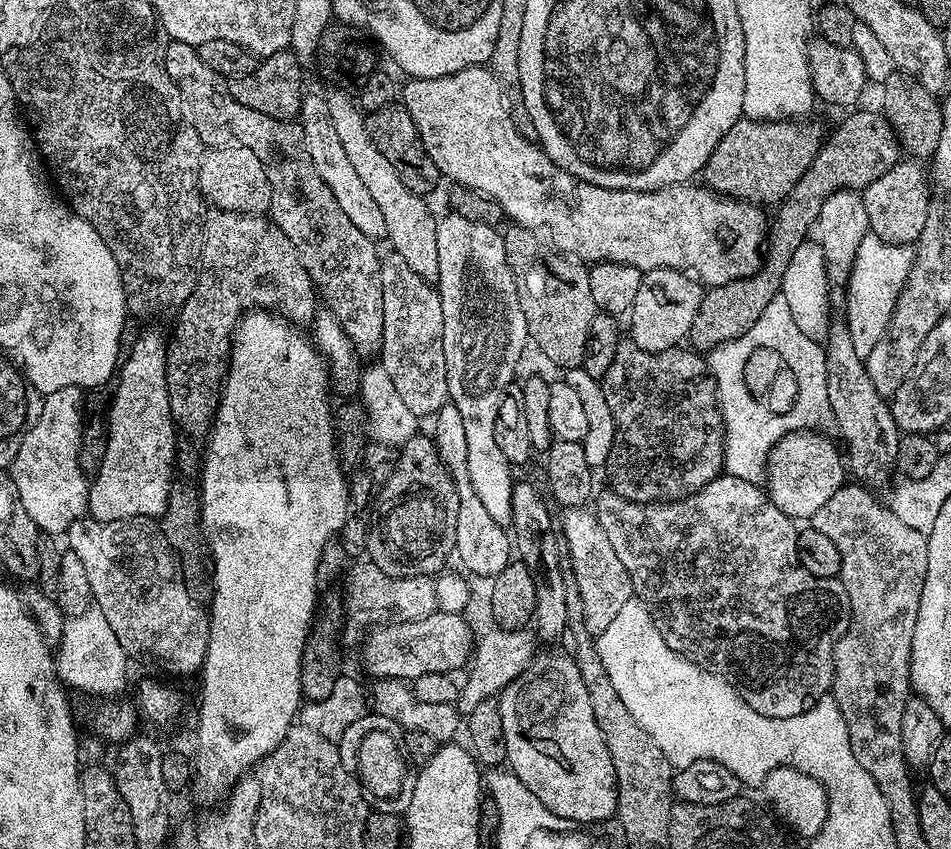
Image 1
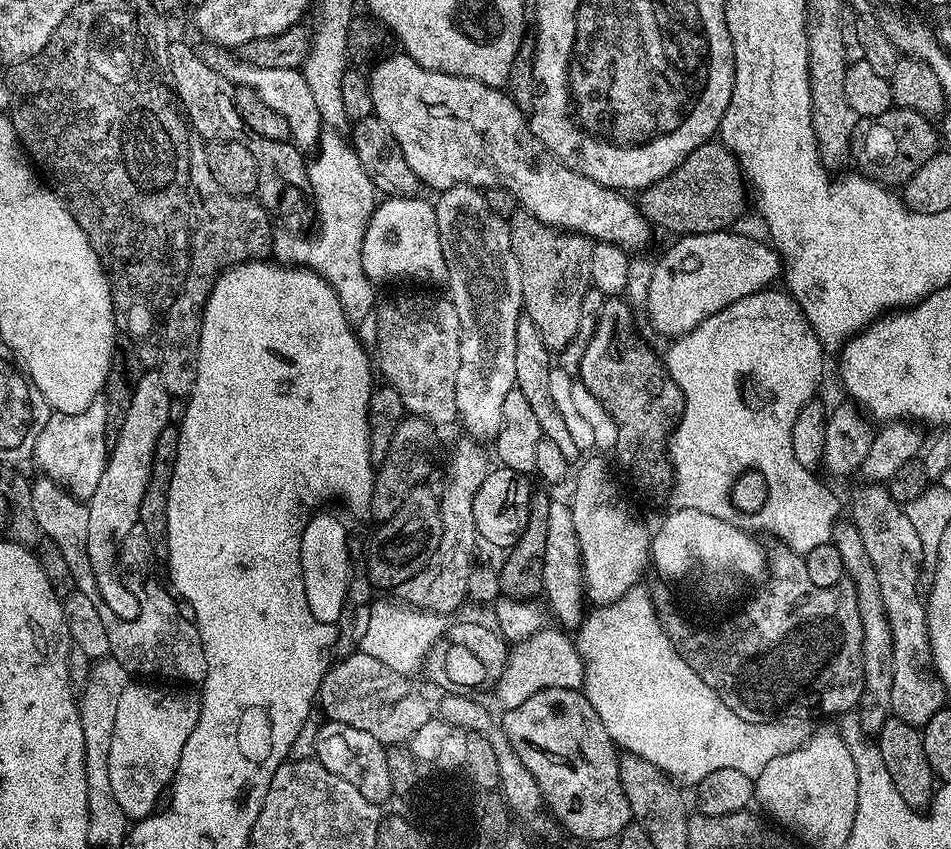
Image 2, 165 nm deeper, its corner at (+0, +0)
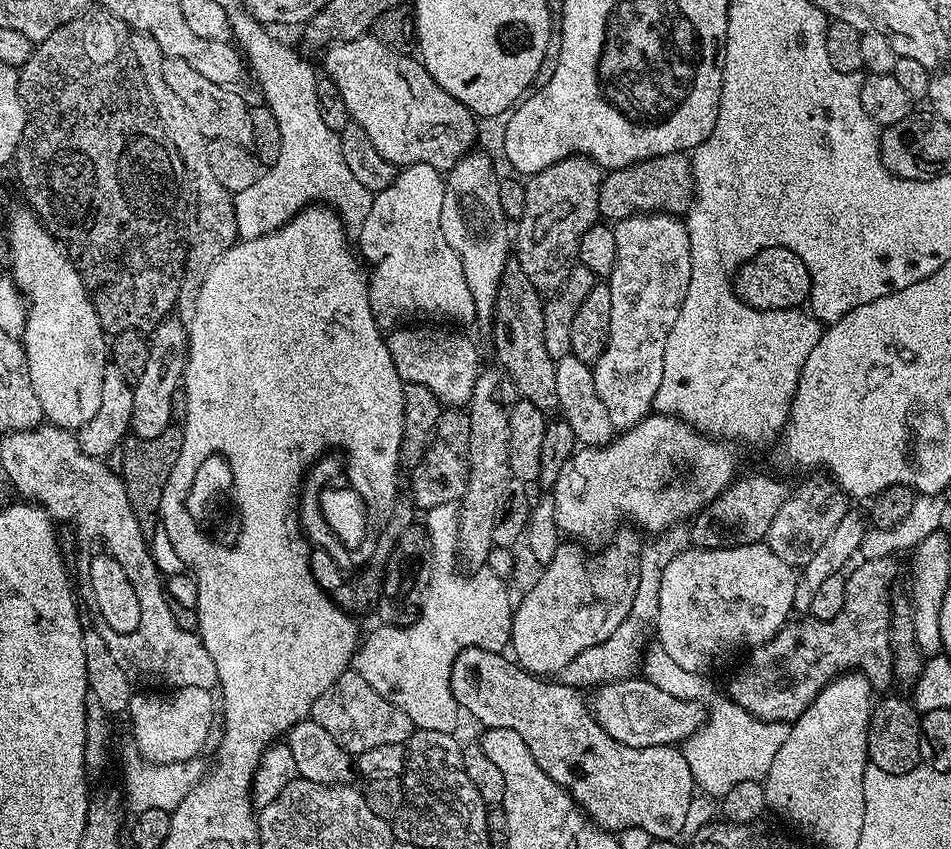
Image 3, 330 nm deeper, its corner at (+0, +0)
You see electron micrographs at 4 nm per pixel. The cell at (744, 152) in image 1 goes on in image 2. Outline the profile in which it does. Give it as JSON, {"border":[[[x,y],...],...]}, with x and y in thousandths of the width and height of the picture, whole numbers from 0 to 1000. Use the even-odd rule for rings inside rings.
{"border":[[[746,167],[734,172],[734,177],[727,179],[700,210],[676,223],[671,231],[671,244],[682,264],[691,270],[699,269],[702,273],[711,273],[707,276],[759,273],[769,270],[773,265],[770,263],[777,257],[778,249],[782,245],[782,221],[784,226],[784,213],[774,192],[774,185],[760,170]]]}

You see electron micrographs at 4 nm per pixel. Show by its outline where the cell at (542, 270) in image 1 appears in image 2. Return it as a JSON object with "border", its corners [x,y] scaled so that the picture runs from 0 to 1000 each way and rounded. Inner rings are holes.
{"border":[[[545,247],[538,253],[534,270],[538,282],[538,293],[545,304],[549,323],[550,371],[557,379],[562,379],[562,384],[566,384],[566,393],[570,393],[570,403],[574,403],[578,412],[591,411],[606,397],[608,384],[612,379],[612,351],[616,351],[619,339],[623,338],[620,299],[624,284],[617,278],[609,278],[607,273],[580,269],[550,247]]]}

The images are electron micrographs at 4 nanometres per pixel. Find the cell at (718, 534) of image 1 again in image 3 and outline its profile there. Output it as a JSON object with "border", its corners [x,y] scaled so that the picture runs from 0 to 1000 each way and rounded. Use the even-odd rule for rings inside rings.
{"border":[[[938,657],[905,658],[904,665],[896,675],[891,675],[890,709],[883,722],[872,730],[841,728],[838,735],[836,733],[825,735],[802,767],[795,770],[800,770],[800,773],[793,774],[791,782],[780,783],[771,794],[770,802],[766,806],[764,819],[790,843],[796,843],[797,847],[807,848],[810,852],[822,852],[838,848],[856,827],[856,822],[860,822],[862,814],[873,802],[893,789],[902,789],[904,795],[917,804],[917,809],[922,816],[933,816],[937,812],[934,809],[940,806],[938,789],[939,708],[934,707],[934,683],[938,683],[942,678],[940,661],[941,658]]]}

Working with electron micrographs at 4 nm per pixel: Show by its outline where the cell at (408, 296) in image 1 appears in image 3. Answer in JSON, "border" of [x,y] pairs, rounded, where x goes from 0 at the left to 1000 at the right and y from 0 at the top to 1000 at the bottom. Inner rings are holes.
{"border":[[[417,384],[407,392],[406,399],[408,403],[408,411],[410,412],[410,422],[414,422],[414,436],[419,436],[421,446],[426,452],[438,452],[440,455],[448,455],[448,459],[452,459],[452,464],[456,464],[464,473],[464,477],[470,478],[472,482],[479,483],[485,478],[491,477],[496,469],[496,461],[498,459],[498,450],[507,437],[507,429],[501,425],[501,405],[492,396],[487,396],[484,391],[474,391],[474,385],[463,384],[467,386],[425,386],[426,384]]]}

